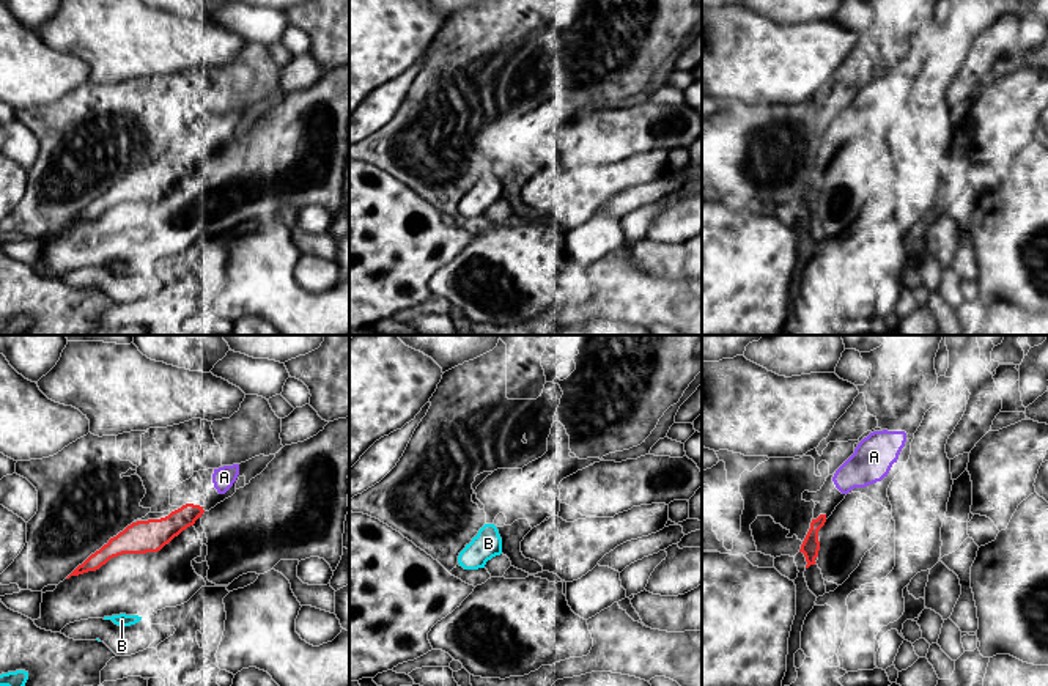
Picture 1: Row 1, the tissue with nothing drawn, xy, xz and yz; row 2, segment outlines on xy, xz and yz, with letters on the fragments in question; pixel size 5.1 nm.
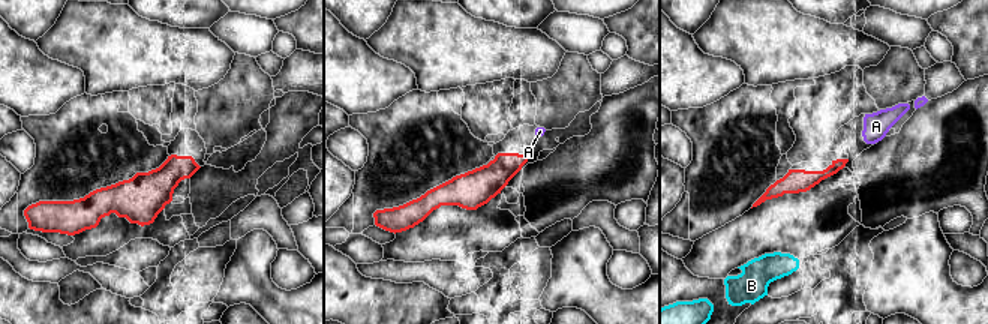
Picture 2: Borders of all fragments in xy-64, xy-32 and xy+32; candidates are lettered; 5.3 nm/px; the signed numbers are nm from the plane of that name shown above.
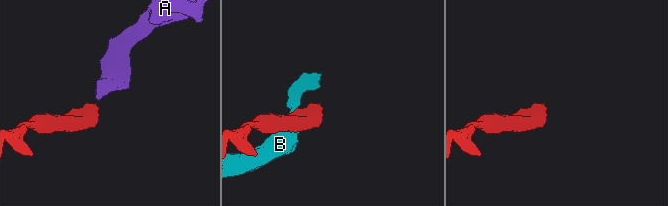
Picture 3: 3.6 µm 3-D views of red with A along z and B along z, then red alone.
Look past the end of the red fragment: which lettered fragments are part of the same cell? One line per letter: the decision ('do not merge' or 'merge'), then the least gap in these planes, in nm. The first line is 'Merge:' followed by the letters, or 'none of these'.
Merge: A
A: merge; gap 110 nm
B: do not merge; gap 240 nm

